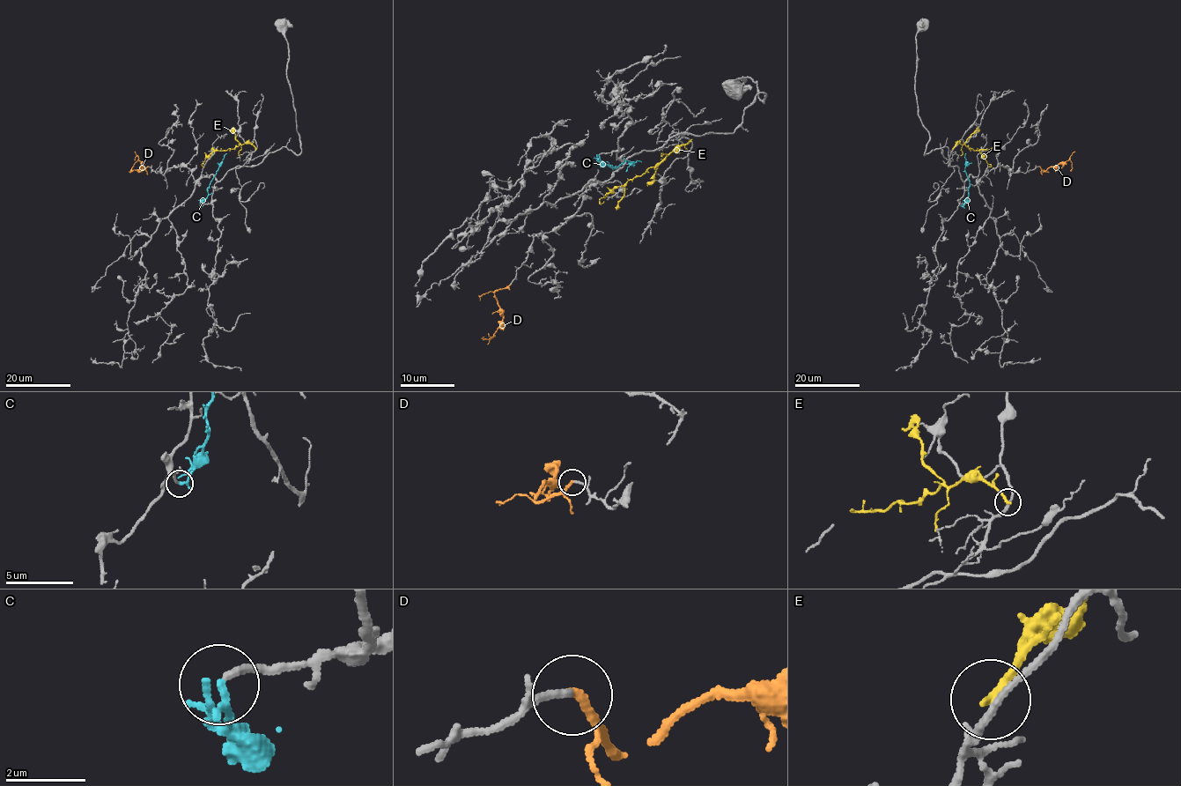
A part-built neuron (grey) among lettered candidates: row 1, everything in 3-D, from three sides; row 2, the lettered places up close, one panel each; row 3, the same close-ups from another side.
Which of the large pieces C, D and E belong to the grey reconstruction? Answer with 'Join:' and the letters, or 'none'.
Join: C

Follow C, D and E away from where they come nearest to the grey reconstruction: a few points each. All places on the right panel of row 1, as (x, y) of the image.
C: (962, 206), (969, 195), (970, 185), (964, 172), (965, 153)
D: (1039, 166), (1044, 172), (1068, 160), (1072, 162), (1071, 171)
E: (952, 149), (959, 143), (978, 150), (989, 166)

